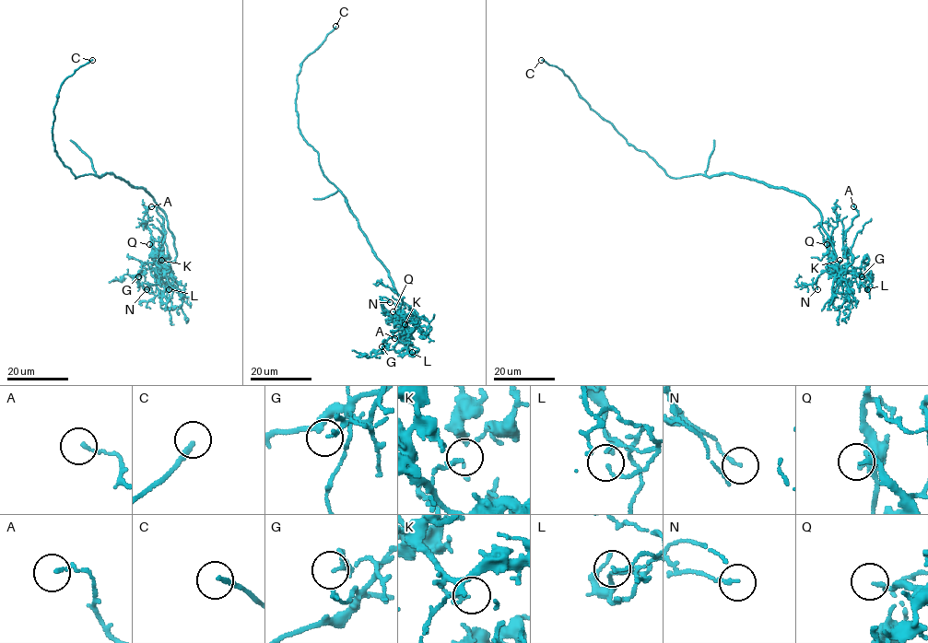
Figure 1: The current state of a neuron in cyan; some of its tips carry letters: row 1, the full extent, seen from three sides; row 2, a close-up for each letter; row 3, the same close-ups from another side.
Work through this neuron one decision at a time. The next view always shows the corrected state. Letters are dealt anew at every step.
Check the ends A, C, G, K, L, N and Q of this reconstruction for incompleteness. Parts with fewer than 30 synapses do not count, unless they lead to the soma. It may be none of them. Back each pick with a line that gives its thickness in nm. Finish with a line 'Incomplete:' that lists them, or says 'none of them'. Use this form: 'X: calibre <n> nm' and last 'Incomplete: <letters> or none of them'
C: calibre 170 nm
Q: calibre 160 nm
Incomplete: C, Q

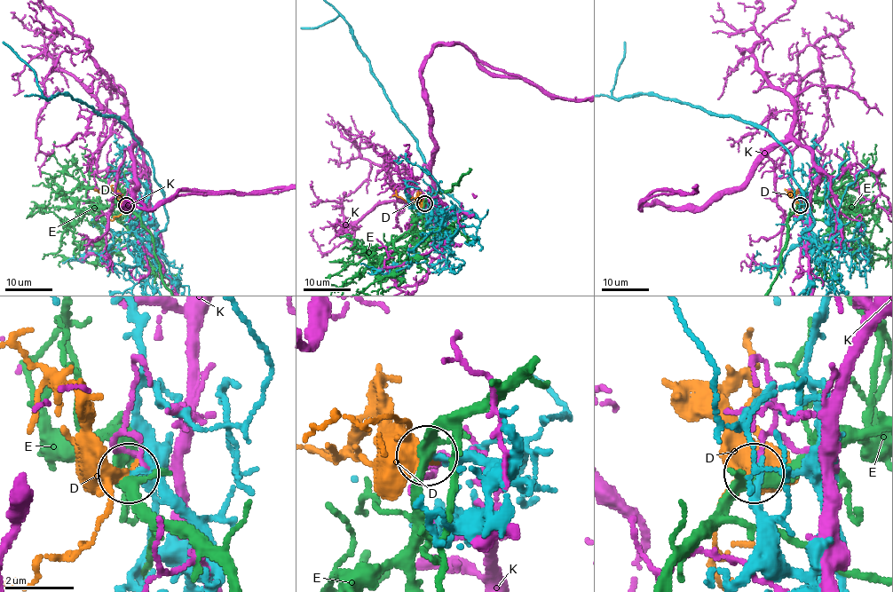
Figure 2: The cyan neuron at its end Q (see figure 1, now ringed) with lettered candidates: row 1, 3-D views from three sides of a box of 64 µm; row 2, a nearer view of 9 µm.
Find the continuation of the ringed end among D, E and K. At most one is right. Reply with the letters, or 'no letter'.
D

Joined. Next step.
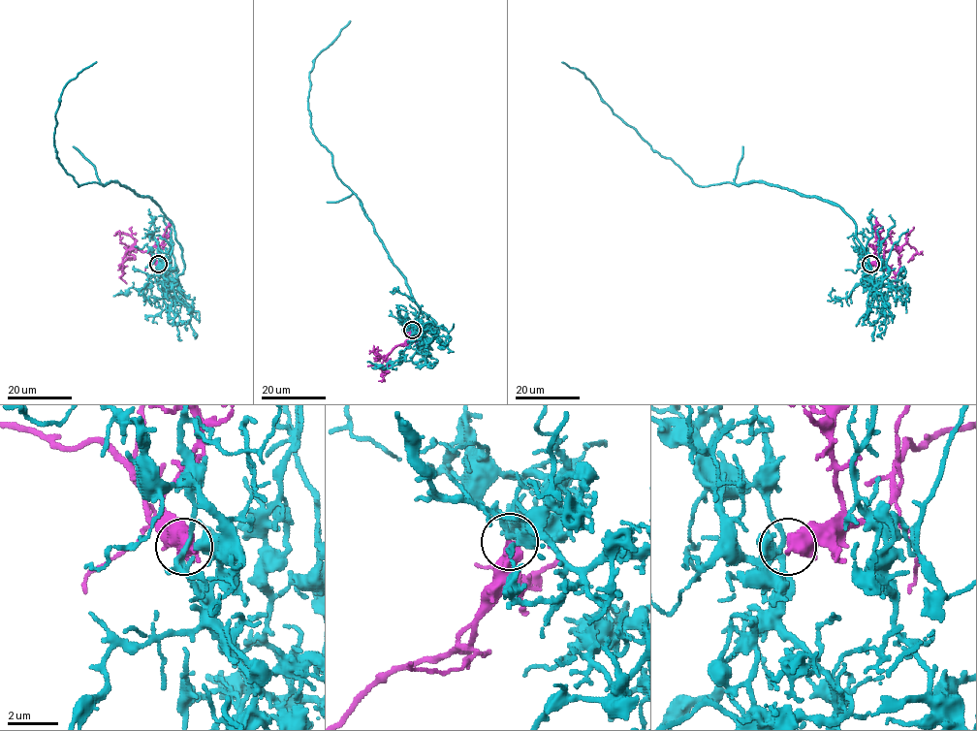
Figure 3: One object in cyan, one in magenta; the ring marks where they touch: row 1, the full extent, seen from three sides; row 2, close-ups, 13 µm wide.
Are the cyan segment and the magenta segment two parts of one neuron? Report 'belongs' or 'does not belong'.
belongs

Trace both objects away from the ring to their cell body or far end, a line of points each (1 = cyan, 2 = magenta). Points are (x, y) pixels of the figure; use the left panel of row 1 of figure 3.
1: (158, 265), (167, 279), (184, 269), (159, 206), (118, 182), (78, 186), (56, 157), (59, 98), (96, 62)
2: (158, 265), (146, 251), (133, 248), (134, 243), (127, 250), (135, 256), (124, 262)

